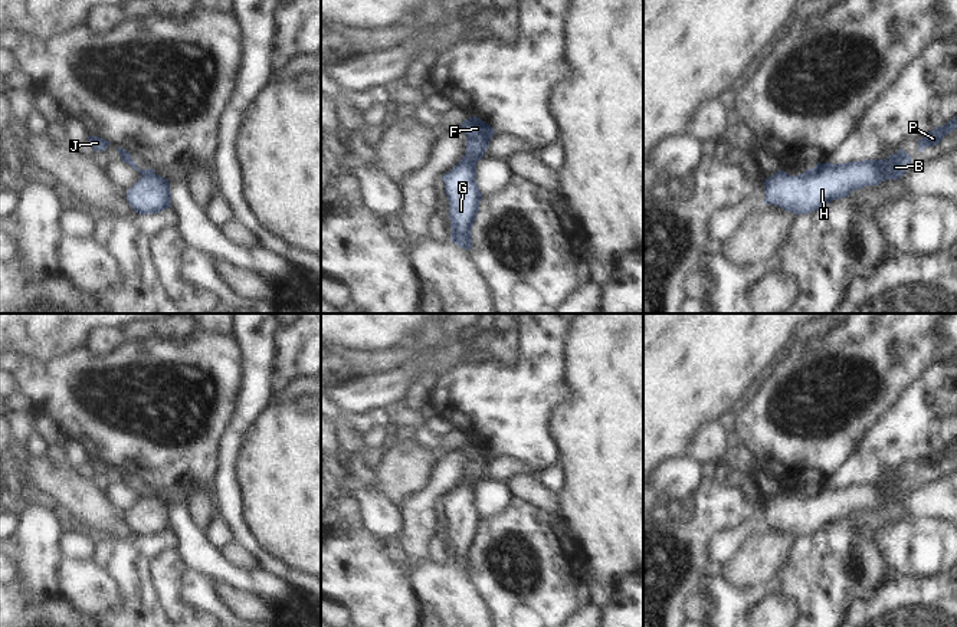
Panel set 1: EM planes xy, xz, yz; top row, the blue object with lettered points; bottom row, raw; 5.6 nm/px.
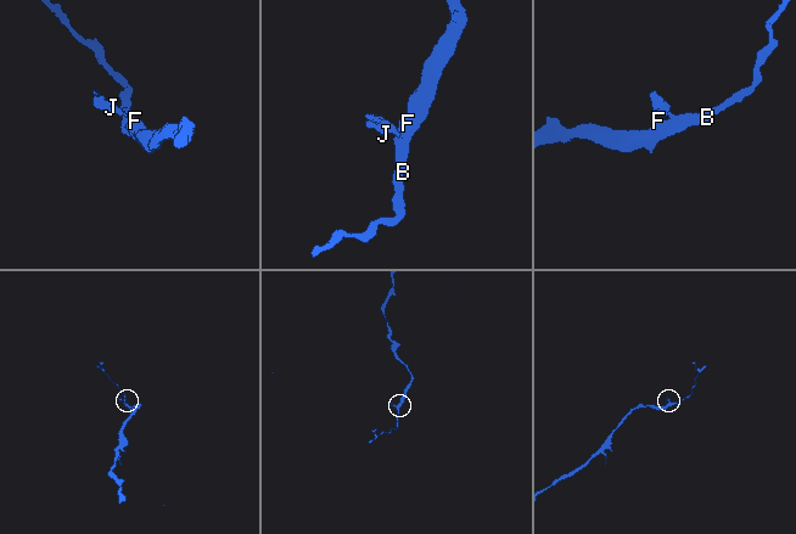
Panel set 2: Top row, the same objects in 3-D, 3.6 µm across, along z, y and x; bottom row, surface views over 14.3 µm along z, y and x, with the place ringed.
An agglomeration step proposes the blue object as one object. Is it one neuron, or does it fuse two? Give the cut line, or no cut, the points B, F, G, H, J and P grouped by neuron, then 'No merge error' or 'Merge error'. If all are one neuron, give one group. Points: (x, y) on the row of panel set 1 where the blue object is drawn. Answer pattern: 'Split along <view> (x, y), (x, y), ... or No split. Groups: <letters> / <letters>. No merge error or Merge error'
Split along xy (154, 171), (141, 177). Groups: B F G H P / J. Merge error

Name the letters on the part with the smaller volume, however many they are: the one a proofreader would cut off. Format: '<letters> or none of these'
J

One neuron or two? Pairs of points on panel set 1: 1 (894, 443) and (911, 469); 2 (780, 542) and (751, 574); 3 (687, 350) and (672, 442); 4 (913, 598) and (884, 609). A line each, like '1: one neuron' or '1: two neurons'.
1: two neurons
2: one neuron
3: one neuron
4: one neuron

